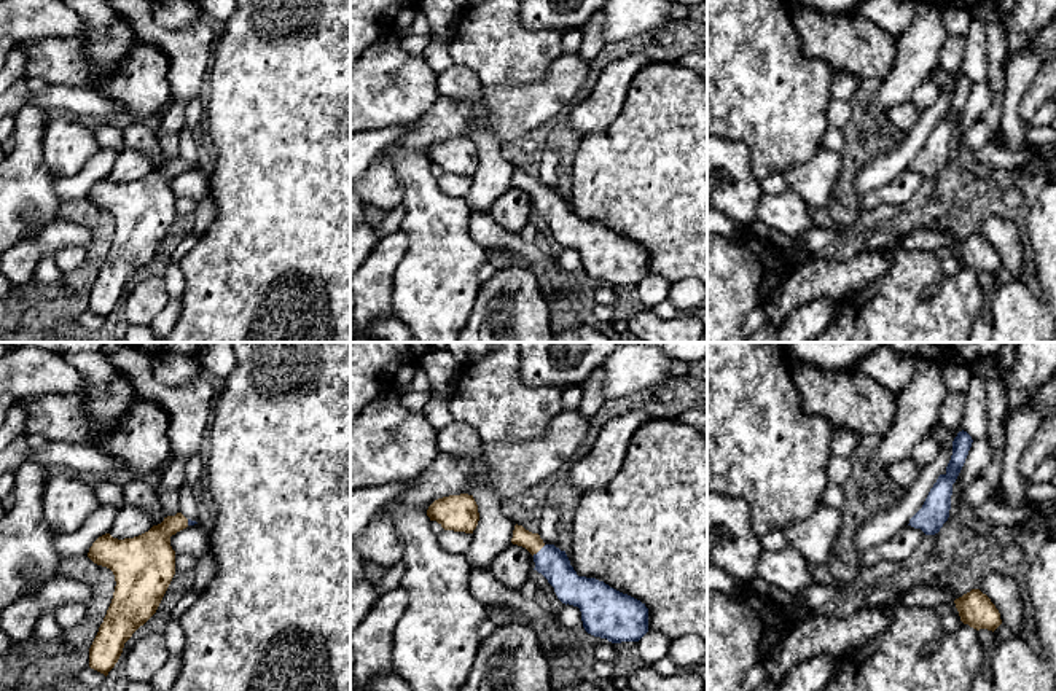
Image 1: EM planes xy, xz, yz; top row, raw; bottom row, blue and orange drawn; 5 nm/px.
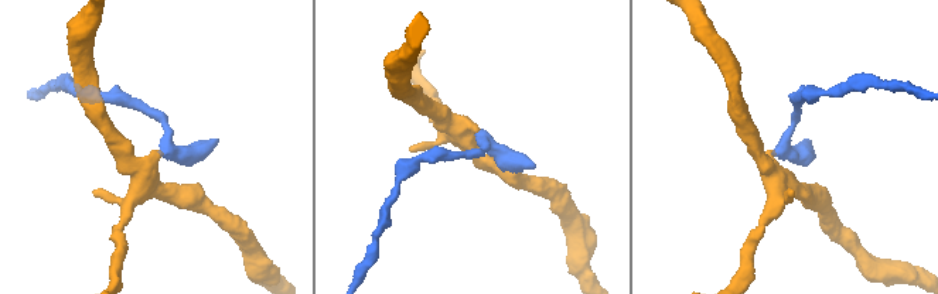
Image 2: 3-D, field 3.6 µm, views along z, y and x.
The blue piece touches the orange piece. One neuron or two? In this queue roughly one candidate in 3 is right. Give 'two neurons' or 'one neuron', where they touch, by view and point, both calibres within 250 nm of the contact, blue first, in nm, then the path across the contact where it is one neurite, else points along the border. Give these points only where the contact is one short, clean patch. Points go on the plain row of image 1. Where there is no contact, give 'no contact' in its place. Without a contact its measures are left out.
one neuron; contact xz (540, 193); calibres 160 and 90 nm; way xz (551, 206), (540, 193), (521, 180)

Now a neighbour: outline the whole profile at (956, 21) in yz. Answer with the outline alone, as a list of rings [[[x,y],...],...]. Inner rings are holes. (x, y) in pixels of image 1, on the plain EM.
[[[968,8],[941,10],[941,22],[948,35],[965,37],[972,19]]]

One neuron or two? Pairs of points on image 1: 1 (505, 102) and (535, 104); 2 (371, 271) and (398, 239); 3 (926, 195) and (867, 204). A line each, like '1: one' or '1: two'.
1: one
2: one
3: two

